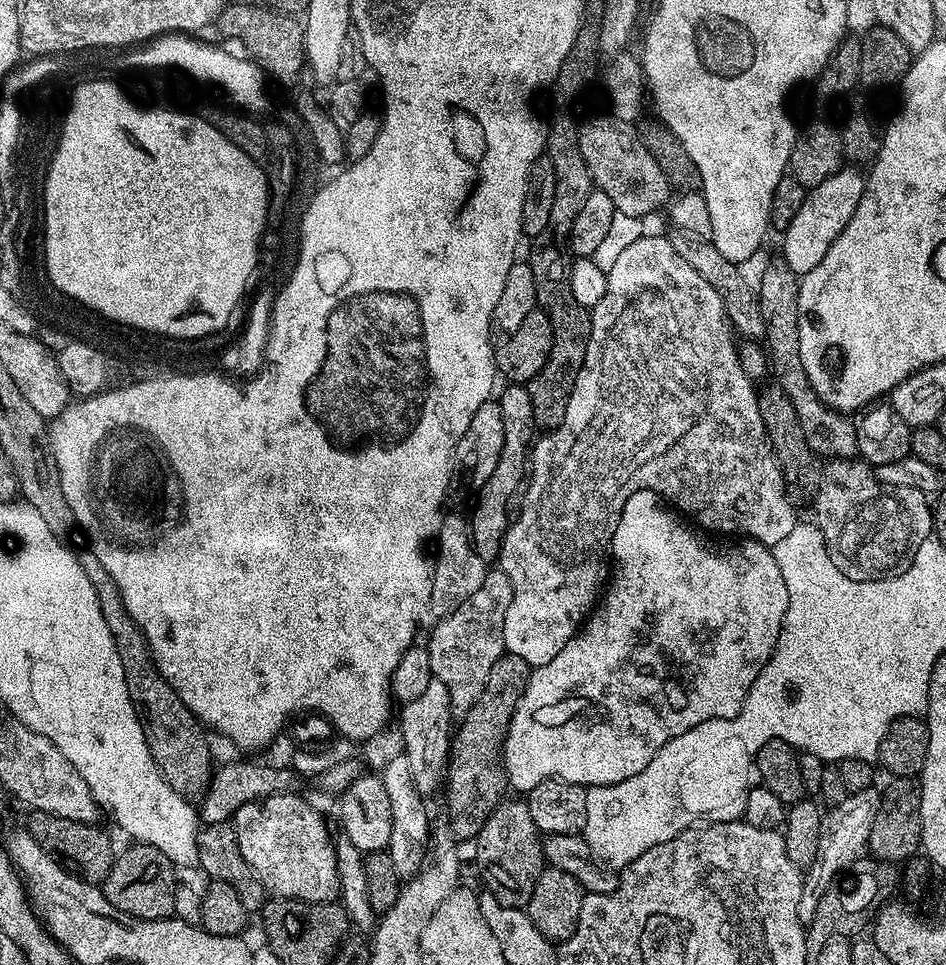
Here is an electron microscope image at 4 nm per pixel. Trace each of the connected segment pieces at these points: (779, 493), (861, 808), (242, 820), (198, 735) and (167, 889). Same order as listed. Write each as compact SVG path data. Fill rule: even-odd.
M643 234L619 255L614 266L607 271L605 297L591 309L592 329L588 335L586 356L582 362L582 370L579 371L579 383L569 404L566 422L554 434L541 435L530 449L530 475L522 492L524 501L520 504L520 517L517 520L515 517L509 523L498 557L499 571L510 578L512 587L510 610L506 610L504 623L504 651L507 655L522 658L529 669L546 666L546 662L550 662L550 658L554 658L554 654L558 654L558 650L562 650L562 646L566 646L566 642L570 642L570 638L581 631L584 621L588 619L605 587L604 579L607 576L609 579L612 535L630 494L649 488L663 496L669 505L679 509L689 521L695 522L709 533L737 532L737 537L756 540L769 546L782 542L782 538L786 538L786 534L790 534L790 530L794 530L798 522L798 516L792 509L795 508L794 502L784 489L780 464L772 453L772 445L768 443L768 432L758 410L758 392L755 387L752 389L753 377L746 374L740 361L738 340L732 337L734 328L726 319L722 298L716 293L714 286L710 286L710 282L706 282L706 278L702 278L702 274L698 274L698 270L688 264L683 251L677 245L676 248L664 236Z
M875 787L863 788L861 792L851 793L844 801L831 805L823 813L820 837L817 842L817 856L811 867L803 873L801 903L809 903L811 907L816 907L822 894L826 894L832 879L865 855L870 838L870 826L874 826L874 818L878 814L882 799L881 793L878 794L876 791Z
M281 794L255 800L236 811L230 823L236 830L238 850L250 866L250 870L264 884L273 897L285 900L301 900L307 904L327 904L337 899L340 879L336 869L336 844L328 833L324 816L312 804L300 796Z
M84 546L79 549L80 565L86 570L86 578L90 578L90 586L94 586L94 594L98 594L98 606L106 618L106 626L110 626L110 638L114 638L114 646L118 650L118 658L122 658L122 670L126 674L126 690L130 694L130 702L140 719L140 725L146 738L146 746L156 763L156 769L162 778L185 798L203 797L212 780L214 763L212 752L203 740L205 729L196 715L184 705L182 698L166 682L166 678L156 669L156 661L144 637L144 629L140 628L134 618L124 608L122 594L112 578L112 572L98 562L95 551Z
M139 842L131 845L112 861L110 874L103 882L104 897L120 912L139 920L166 920L175 910L178 891L177 869L157 848Z

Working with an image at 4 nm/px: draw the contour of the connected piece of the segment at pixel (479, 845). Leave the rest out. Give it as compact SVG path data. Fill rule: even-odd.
M505 799L486 818L486 826L476 835L476 864L480 867L480 876L484 879L483 887L502 906L527 909L530 894L534 894L534 882L538 874L546 867L542 833L536 829L530 818L530 810L523 799Z

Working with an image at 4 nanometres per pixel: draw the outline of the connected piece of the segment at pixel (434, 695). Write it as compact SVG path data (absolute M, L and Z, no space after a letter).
M434 678L420 697L403 705L399 712L400 736L404 739L402 755L406 762L410 762L410 775L414 777L416 789L420 791L421 796L431 797L431 792L441 787L448 767L448 750L454 731L454 709L450 702L450 694L446 686L442 686L442 682Z

